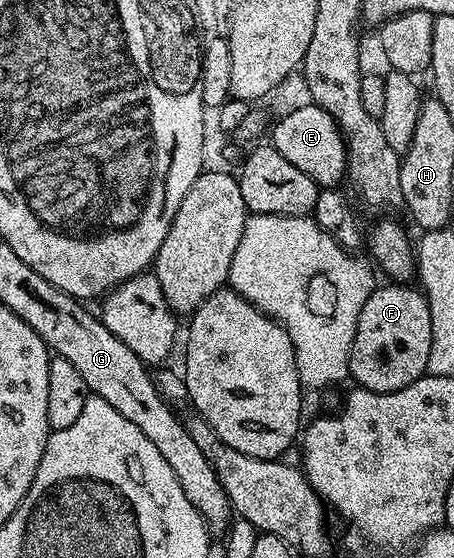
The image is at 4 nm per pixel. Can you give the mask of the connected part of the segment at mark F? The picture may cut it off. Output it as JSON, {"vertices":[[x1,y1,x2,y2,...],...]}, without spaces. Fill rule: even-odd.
{"vertices":[[389,281,386,284,386,287,374,286,371,297,367,297,367,305,363,305,363,313,359,313,359,325,349,358,352,382,358,387,379,393,398,391,414,383,428,372,431,357,431,309,425,299,424,290,416,286,409,287,413,285,402,285,397,281]]}

